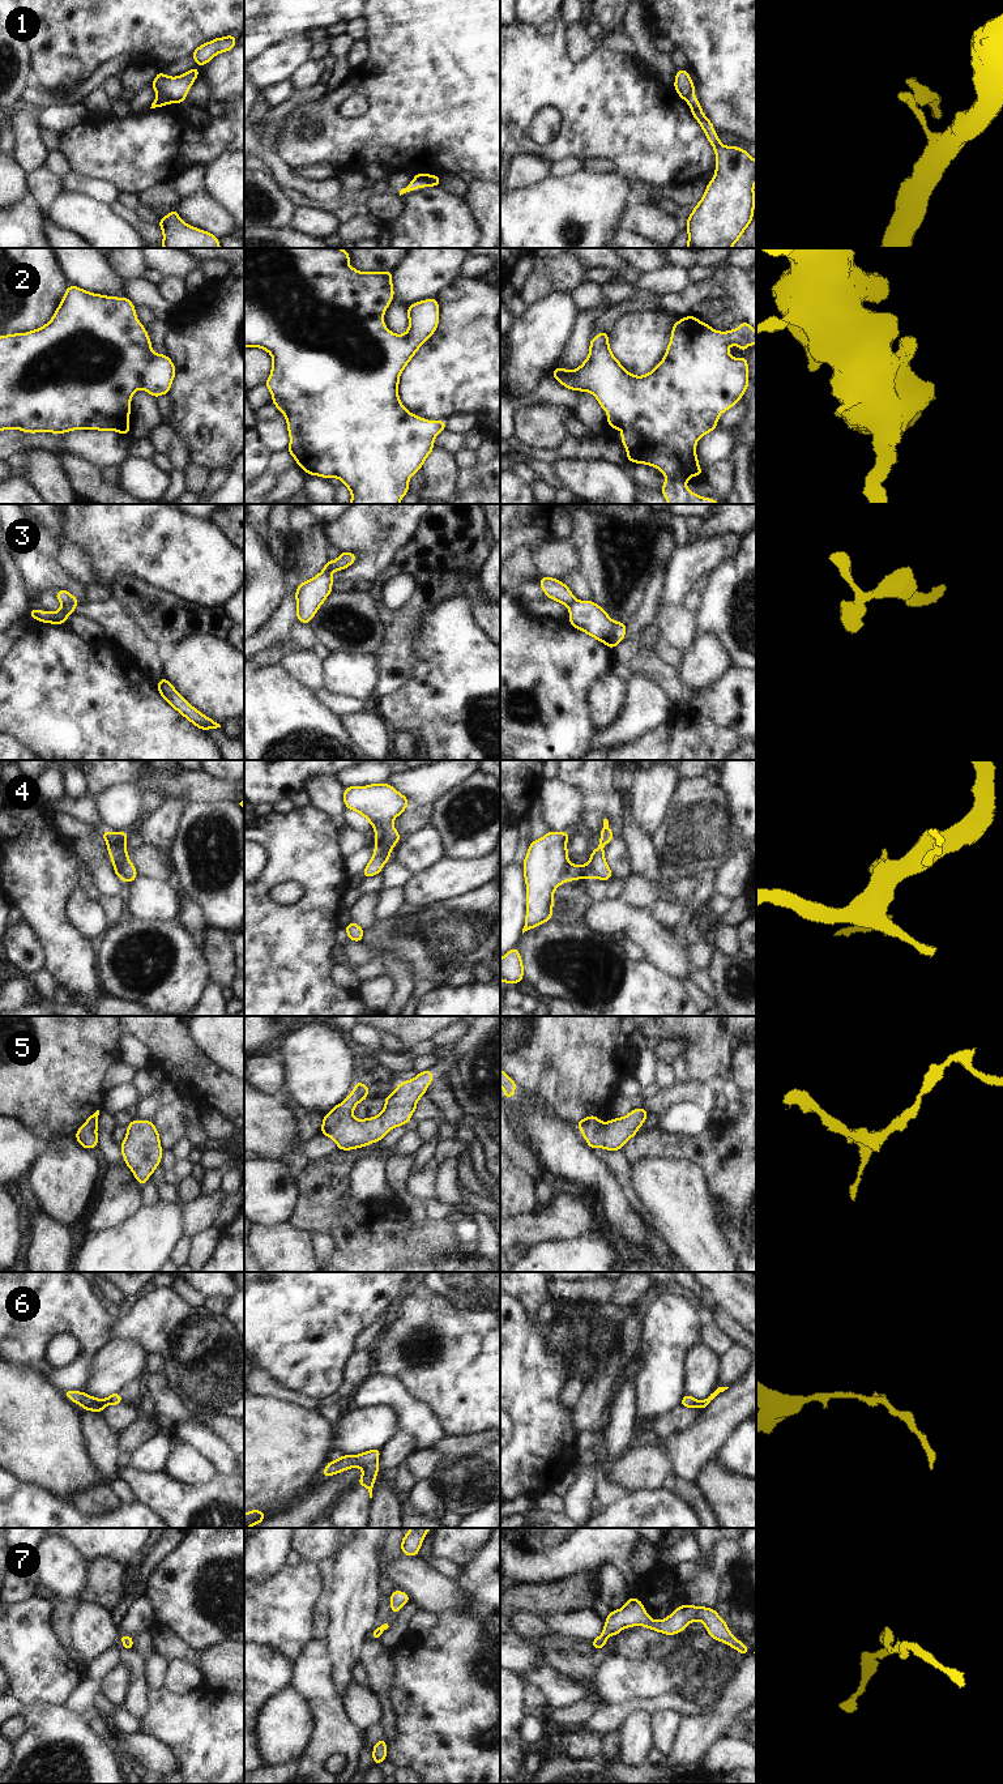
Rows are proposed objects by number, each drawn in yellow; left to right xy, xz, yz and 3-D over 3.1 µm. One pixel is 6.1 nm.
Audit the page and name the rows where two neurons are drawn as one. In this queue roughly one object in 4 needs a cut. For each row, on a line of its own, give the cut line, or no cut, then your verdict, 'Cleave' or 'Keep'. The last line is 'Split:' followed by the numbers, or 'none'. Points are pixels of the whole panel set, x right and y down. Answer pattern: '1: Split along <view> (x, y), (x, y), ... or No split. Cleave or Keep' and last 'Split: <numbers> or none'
1: Split along xy (158, 97), (171, 102). Cleave
2: No split. Keep
3: Split along xy (63, 604), (73, 606). Cleave
4: No split. Keep
5: No split. Keep
6: No split. Keep
7: No split. Keep
Split: 1, 3.

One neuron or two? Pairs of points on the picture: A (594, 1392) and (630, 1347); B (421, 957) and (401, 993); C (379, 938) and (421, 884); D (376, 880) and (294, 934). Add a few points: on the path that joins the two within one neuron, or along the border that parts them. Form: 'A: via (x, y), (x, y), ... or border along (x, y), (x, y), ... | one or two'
A: via (605, 1381), (605, 1377), (619, 1358) | one
B: border along (391, 954), (408, 965), (409, 978), (413, 984) | two
C: border along (436, 900), (425, 905), (405, 903) | two
D: border along (345, 893), (341, 899) | two

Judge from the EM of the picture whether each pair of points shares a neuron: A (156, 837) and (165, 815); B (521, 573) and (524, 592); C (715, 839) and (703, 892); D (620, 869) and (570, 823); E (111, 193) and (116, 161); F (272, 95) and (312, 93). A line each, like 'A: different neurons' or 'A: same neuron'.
A: same neuron
B: different neurons
C: different neurons
D: different neurons
E: different neurons
F: different neurons

